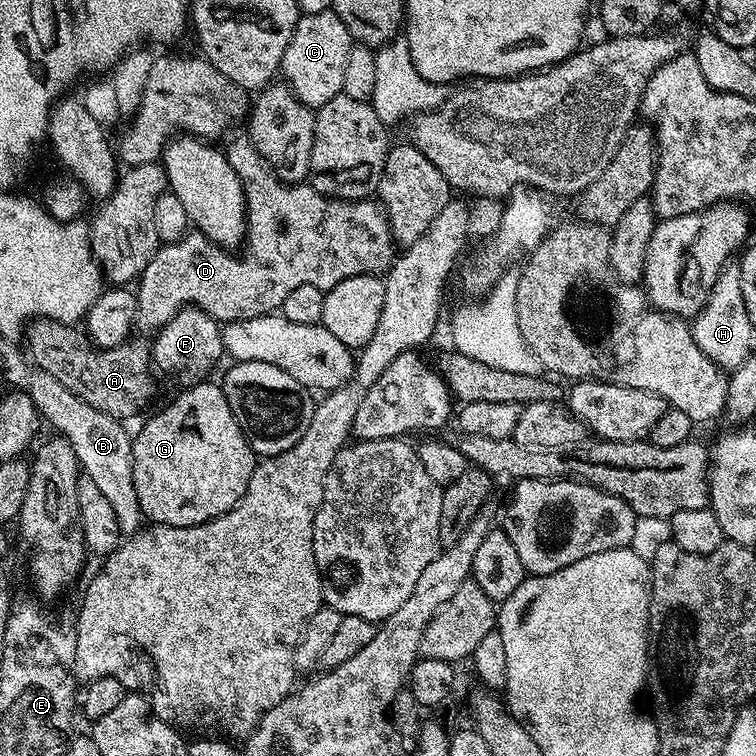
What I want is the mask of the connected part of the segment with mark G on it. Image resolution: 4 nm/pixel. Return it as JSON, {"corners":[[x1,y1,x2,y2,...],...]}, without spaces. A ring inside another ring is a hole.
{"corners":[[196,382,181,394,177,400,172,400,157,416,152,416,140,428,140,433,135,433,132,442,132,465,134,466,134,490,138,494,138,504,144,512,145,517,153,525,165,524,166,526,174,526,175,528,185,528,186,526,194,526,195,524,205,524,207,520,218,518,222,514,226,514,235,504,242,498,242,494,246,494,246,486,250,486,250,478,254,474,258,463,258,457,253,452,252,447,248,445,248,436,245,429,241,428,240,423,234,418,234,414,230,410,230,402,226,402,223,387,219,383,208,384,209,382]]}

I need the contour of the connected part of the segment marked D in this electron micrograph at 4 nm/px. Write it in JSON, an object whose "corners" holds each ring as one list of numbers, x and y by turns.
{"corners":[[240,134,237,140,229,142,228,148,231,162,244,183,244,199,248,206,246,243,237,254,220,248,210,238,192,230,182,239,157,248,154,258,150,258,146,270,138,278,140,288,136,292,136,306,141,329,163,328,185,306,199,306,218,322,266,316,279,310,297,286,313,284,327,290,346,278,384,274,392,267,398,255,398,245,392,238,388,216,375,199,335,200,333,196,324,196,314,190,311,183,287,184,273,172,262,154,258,154,247,135]]}

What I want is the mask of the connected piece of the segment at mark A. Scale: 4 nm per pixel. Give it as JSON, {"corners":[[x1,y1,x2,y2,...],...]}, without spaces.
{"corners":[[37,318,31,321,26,328,26,352,31,363,49,372,55,380,62,382,62,386,66,386,66,390,94,406,94,410,102,410,102,414,128,422,131,416,138,415,151,402,152,391,156,388,152,381,154,363,149,345,132,338,113,348,98,348,78,329,57,320]]}

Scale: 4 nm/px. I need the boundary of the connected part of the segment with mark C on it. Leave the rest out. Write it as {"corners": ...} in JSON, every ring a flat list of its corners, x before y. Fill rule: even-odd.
{"corners":[[331,10,318,14,301,15,296,23,290,46,282,54,280,72,296,97,313,110,319,108,330,98,341,95,346,82,346,61,354,47,352,34,346,22]]}

